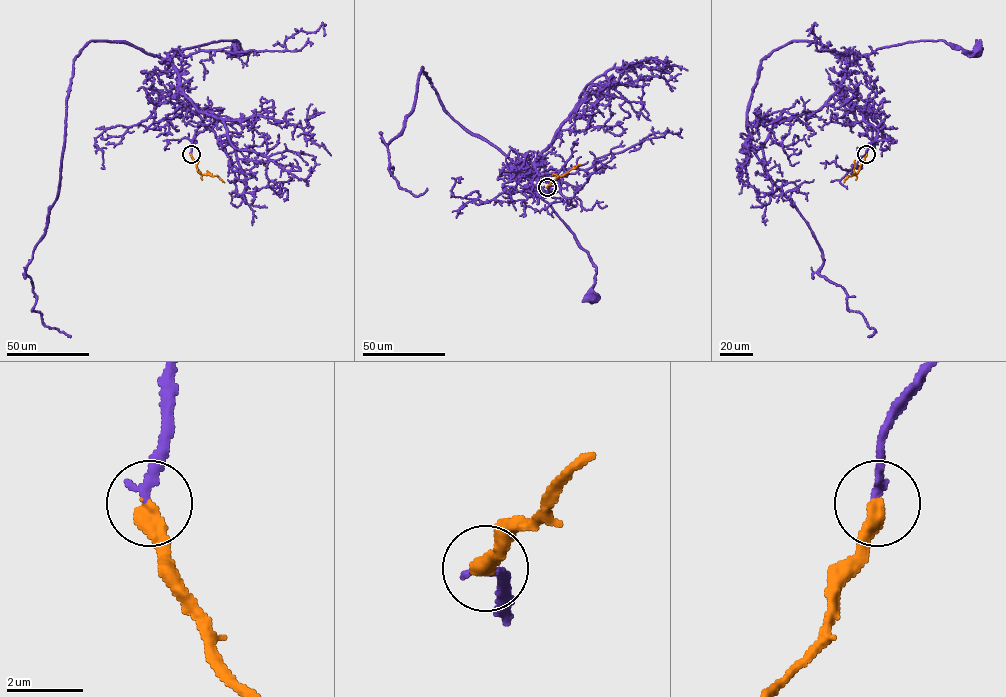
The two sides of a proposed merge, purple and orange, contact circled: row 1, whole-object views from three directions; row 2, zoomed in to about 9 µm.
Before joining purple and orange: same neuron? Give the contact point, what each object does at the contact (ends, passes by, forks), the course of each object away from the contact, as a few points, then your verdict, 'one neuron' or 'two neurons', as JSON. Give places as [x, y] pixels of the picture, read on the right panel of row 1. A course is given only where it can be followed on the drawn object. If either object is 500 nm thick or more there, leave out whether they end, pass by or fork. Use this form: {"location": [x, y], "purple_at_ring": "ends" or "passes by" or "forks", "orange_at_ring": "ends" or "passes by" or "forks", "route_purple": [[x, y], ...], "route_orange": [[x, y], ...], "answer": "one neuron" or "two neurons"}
{"location": [866, 154], "purple_at_ring": "ends", "orange_at_ring": "ends", "route_purple": [[866, 153], [871, 125], [840, 85], [849, 64], [877, 49], [918, 40], [943, 40], [970, 56], [976, 50]], "route_orange": [[866, 153], [856, 174], [848, 175], [844, 182]], "answer": "one neuron"}

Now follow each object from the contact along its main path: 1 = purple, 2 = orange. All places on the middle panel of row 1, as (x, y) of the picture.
1: (547, 187), (552, 193), (559, 190), (536, 169), (535, 161), (530, 184), (596, 266), (594, 297)
2: (547, 187), (581, 165)

